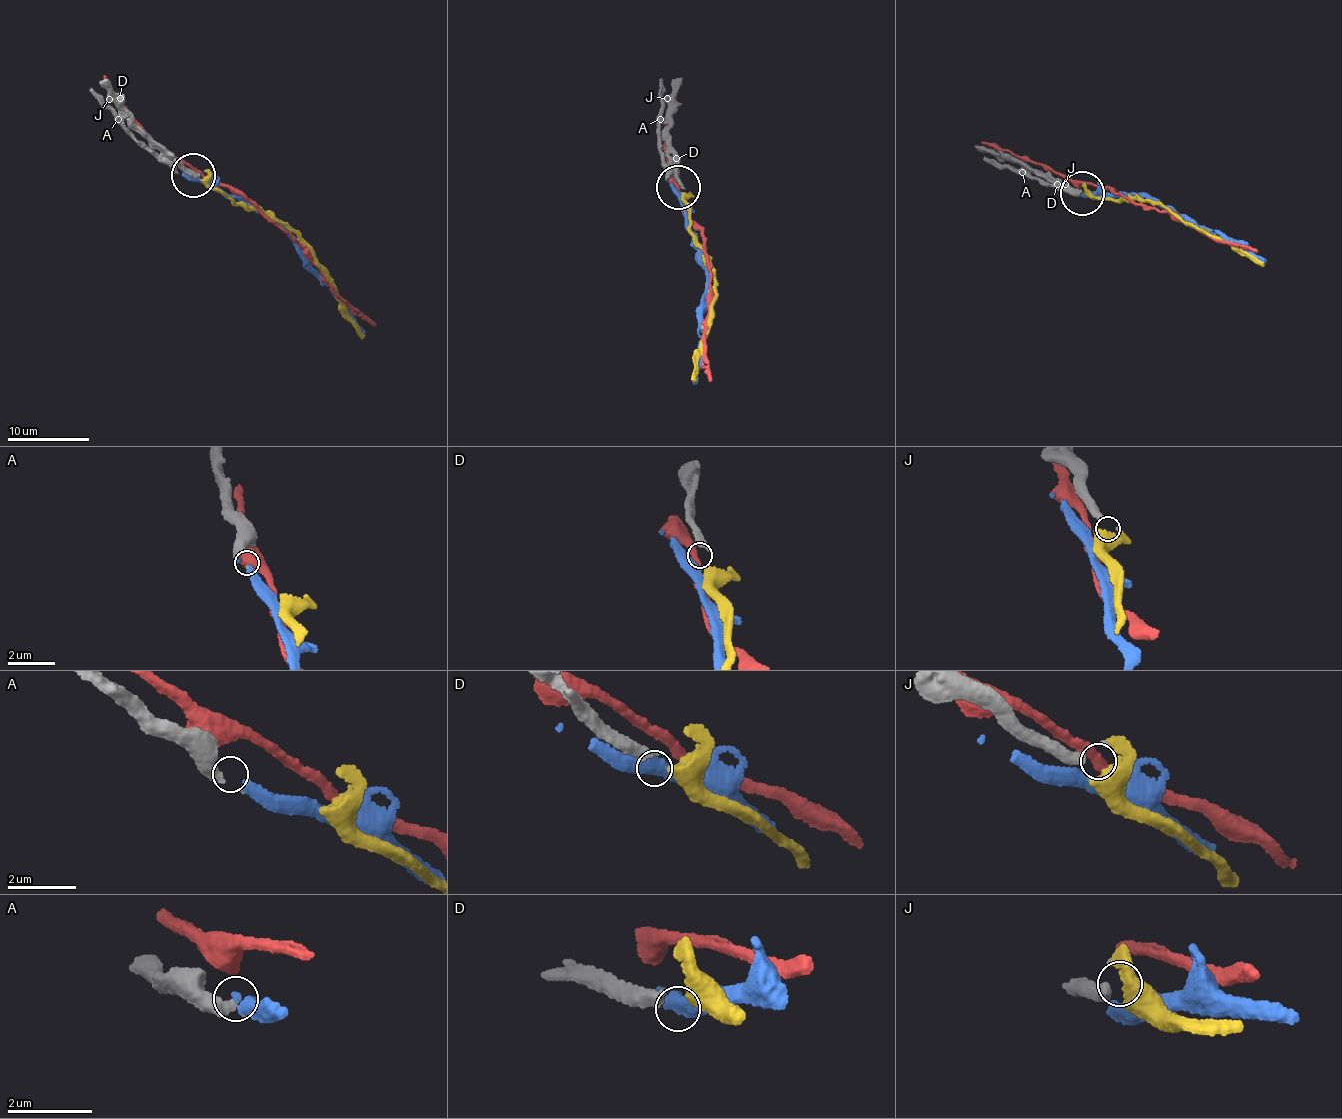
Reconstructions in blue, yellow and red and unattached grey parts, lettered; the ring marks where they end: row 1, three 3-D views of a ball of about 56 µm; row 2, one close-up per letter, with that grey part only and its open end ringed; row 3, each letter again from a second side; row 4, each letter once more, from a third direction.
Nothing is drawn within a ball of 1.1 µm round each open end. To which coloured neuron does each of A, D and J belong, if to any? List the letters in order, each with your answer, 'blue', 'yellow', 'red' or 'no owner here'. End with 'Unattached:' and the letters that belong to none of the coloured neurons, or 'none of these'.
A: blue
D: no owner here
J: yellow
Unattached: D

